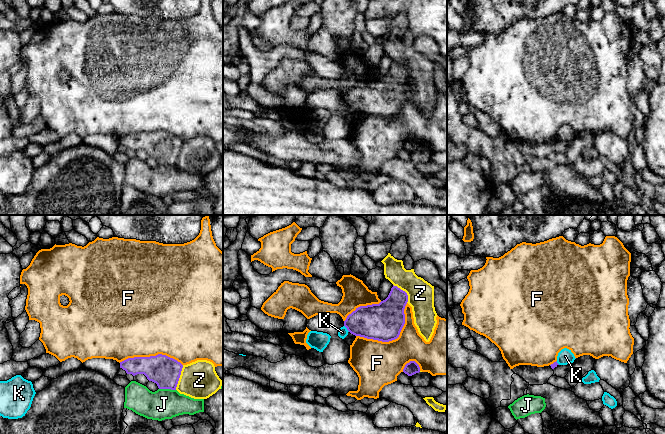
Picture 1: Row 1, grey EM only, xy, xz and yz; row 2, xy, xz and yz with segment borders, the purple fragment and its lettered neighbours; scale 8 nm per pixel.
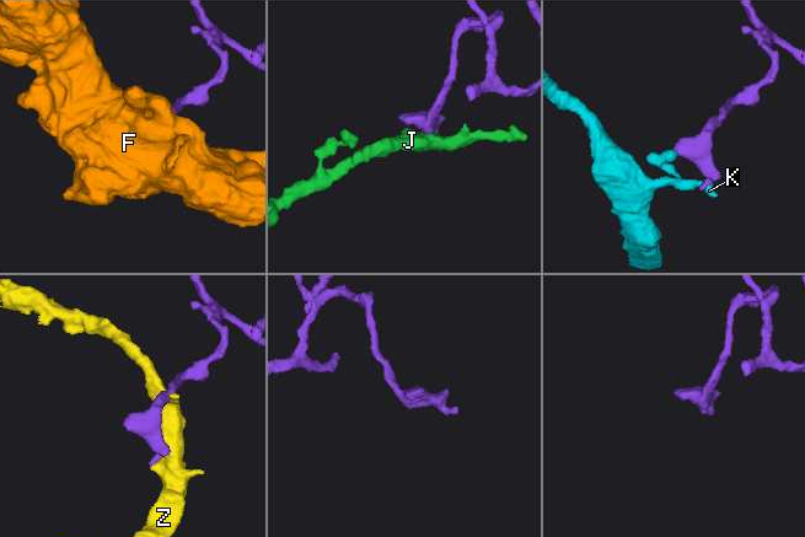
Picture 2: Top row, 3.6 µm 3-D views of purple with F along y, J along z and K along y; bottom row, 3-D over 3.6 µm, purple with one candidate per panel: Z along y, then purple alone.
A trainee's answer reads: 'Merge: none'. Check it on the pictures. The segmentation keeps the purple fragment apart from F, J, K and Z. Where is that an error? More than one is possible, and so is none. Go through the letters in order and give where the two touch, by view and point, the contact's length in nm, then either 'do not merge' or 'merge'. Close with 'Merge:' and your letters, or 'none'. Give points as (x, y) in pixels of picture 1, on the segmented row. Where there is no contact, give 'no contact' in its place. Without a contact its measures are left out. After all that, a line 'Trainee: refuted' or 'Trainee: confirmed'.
F: xz (393, 339) | 500 nm | do not merge
J: xy (167, 388) | 140 nm | do not merge
K: xz (346, 327) | 70 nm | do not merge
Z: xy (179, 377) | 220 nm | do not merge
Merge: none
Trainee: confirmed

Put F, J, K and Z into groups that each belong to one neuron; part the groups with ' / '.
F / J / K / Z

